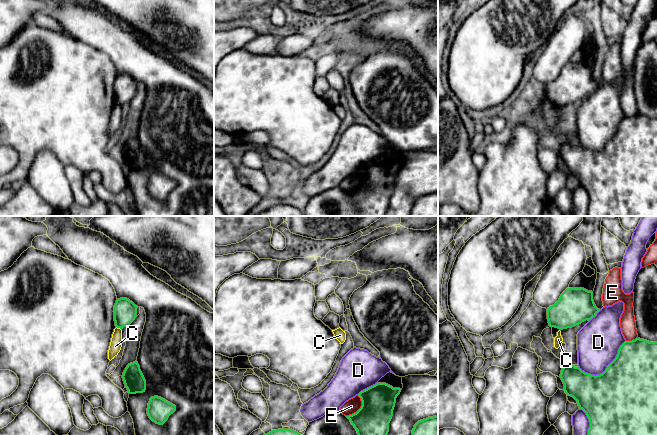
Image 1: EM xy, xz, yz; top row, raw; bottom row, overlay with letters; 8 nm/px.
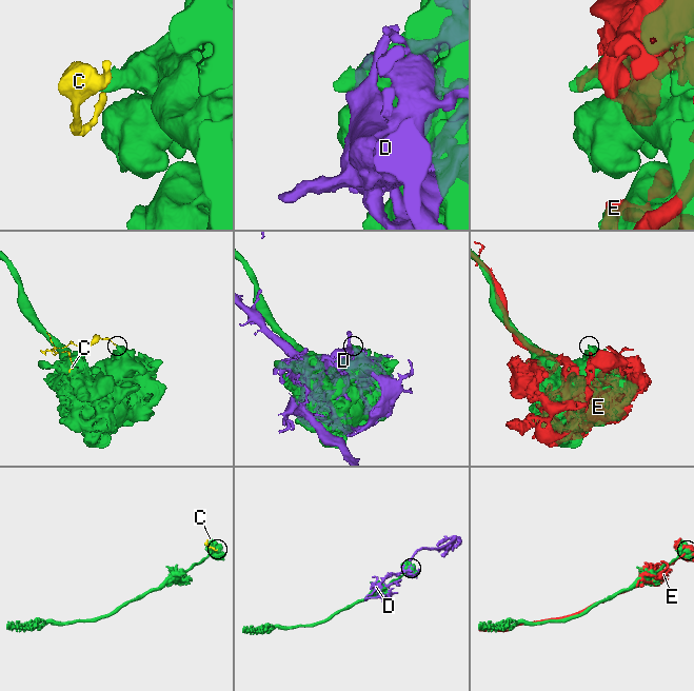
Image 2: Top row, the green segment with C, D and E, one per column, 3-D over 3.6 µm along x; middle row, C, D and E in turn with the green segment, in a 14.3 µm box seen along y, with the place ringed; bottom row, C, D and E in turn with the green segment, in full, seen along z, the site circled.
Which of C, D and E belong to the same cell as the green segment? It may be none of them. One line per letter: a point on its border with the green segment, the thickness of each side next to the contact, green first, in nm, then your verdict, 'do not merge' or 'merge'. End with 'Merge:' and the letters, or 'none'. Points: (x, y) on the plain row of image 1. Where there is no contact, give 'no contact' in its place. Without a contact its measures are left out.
C: contact xy (118, 103); calibres 180 and 100 nm; do not merge
D: contact yz (606, 144); calibres 500 and 340 nm; do not merge
E: contact xz (360, 184); calibres 280 and 120 nm; do not merge
Merge: none

